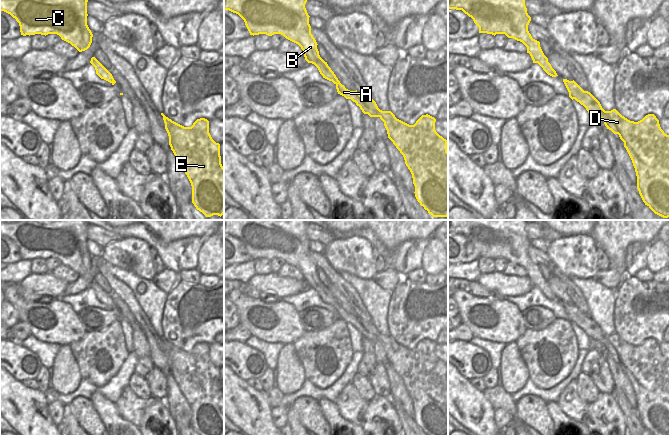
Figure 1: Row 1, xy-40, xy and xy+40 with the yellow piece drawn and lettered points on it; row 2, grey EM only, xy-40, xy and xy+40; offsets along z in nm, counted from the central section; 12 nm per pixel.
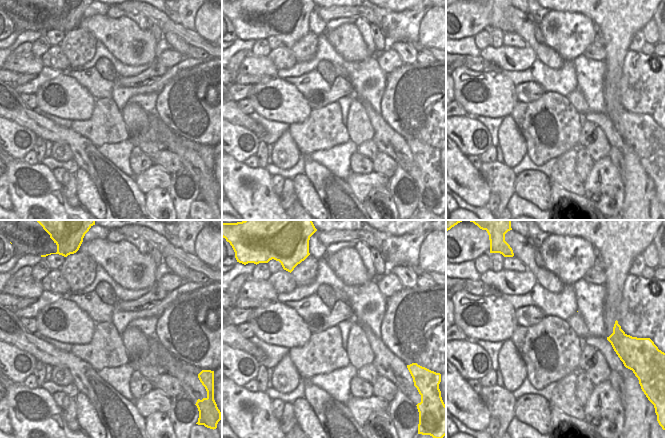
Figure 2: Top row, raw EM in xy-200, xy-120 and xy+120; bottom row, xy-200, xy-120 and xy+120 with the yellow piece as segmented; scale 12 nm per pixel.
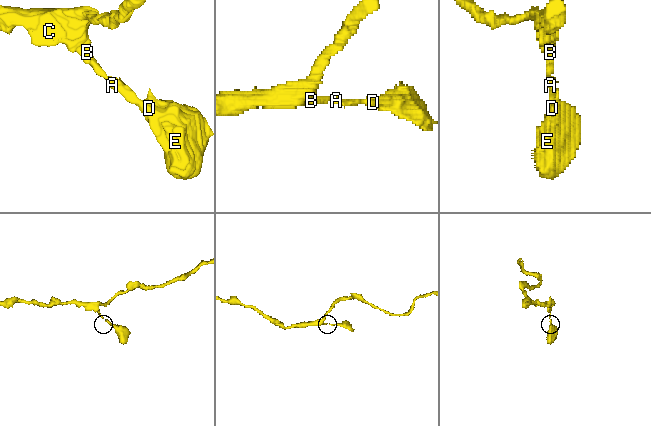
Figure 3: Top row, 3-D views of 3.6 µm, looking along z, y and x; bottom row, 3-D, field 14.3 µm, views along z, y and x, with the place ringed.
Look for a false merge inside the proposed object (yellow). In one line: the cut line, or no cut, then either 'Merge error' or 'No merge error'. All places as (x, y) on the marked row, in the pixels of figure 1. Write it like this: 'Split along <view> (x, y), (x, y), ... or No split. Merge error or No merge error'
No split. No merge error.

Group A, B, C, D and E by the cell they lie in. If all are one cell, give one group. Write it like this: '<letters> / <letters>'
A B C D E

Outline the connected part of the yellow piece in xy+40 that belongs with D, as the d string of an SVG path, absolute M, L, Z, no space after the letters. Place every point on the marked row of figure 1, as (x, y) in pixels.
M563 79L569 97L583 105L591 116L604 121L607 129L618 134L624 142L637 176L637 189L645 203L655 214L669 217L669 135L661 129L654 114L646 115L638 122L630 121L616 109L605 111L600 102L588 91L584 91L574 80Z

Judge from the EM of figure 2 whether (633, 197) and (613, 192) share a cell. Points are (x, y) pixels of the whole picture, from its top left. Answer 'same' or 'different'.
different

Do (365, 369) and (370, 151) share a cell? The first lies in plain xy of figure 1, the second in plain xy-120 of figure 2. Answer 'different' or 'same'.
same

